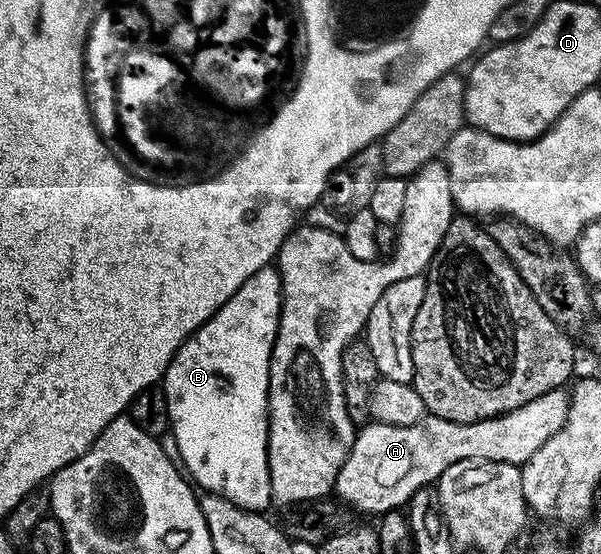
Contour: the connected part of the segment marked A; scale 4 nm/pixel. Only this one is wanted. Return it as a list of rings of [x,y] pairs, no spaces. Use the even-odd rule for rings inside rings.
[[[558,389],[527,401],[527,405],[519,405],[519,409],[474,423],[432,417],[420,419],[415,425],[366,422],[354,434],[351,453],[337,474],[336,498],[354,512],[366,511],[380,517],[386,511],[404,508],[415,492],[436,484],[443,472],[459,461],[518,465],[527,462],[539,445],[559,433],[568,412],[569,395]]]

